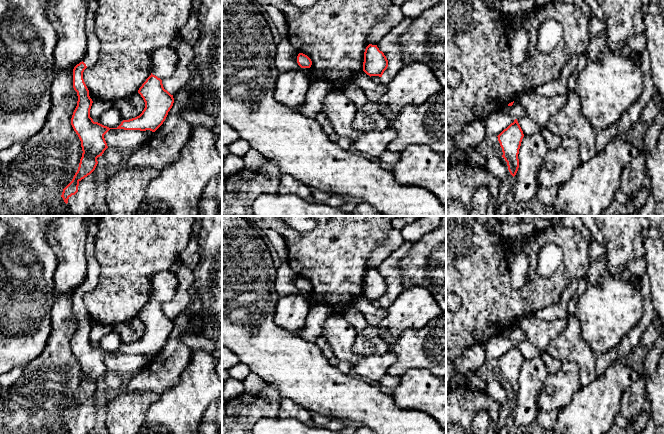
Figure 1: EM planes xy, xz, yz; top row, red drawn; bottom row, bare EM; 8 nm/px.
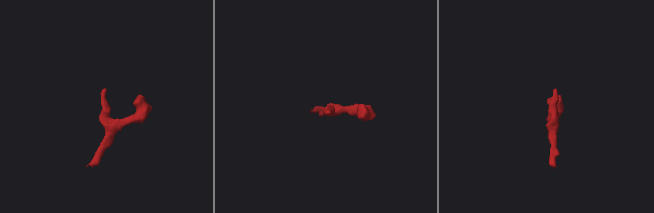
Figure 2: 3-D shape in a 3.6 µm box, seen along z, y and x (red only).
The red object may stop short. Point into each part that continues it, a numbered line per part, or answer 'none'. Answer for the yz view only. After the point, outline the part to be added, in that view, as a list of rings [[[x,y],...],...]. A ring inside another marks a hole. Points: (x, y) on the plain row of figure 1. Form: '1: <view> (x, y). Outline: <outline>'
none

